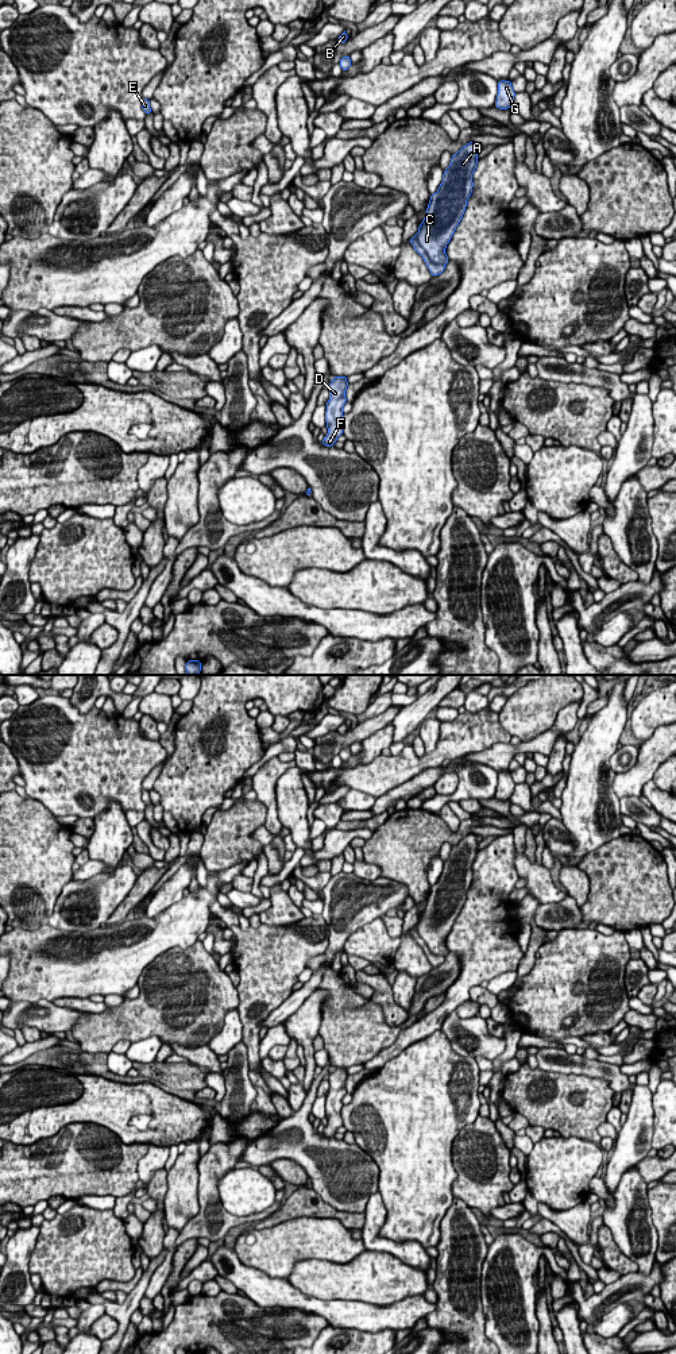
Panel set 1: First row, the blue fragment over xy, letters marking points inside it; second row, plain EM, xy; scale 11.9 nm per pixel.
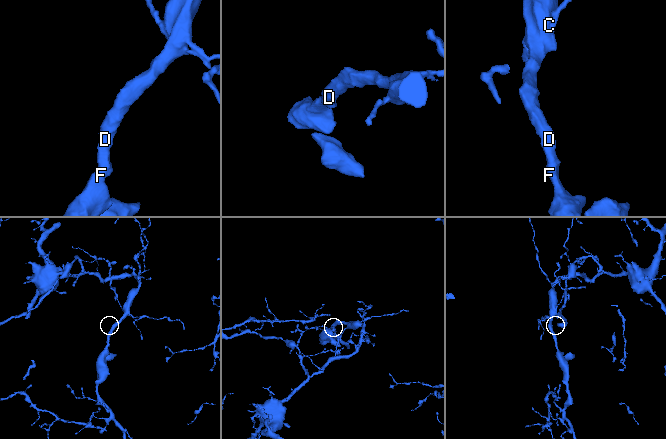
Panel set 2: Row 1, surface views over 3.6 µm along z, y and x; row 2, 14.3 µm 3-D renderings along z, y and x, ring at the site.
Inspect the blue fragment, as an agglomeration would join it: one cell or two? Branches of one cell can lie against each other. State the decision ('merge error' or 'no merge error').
merge error

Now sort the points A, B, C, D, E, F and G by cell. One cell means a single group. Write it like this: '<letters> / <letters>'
A C D E F G / B

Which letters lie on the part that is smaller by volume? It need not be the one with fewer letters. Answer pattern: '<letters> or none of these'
B

